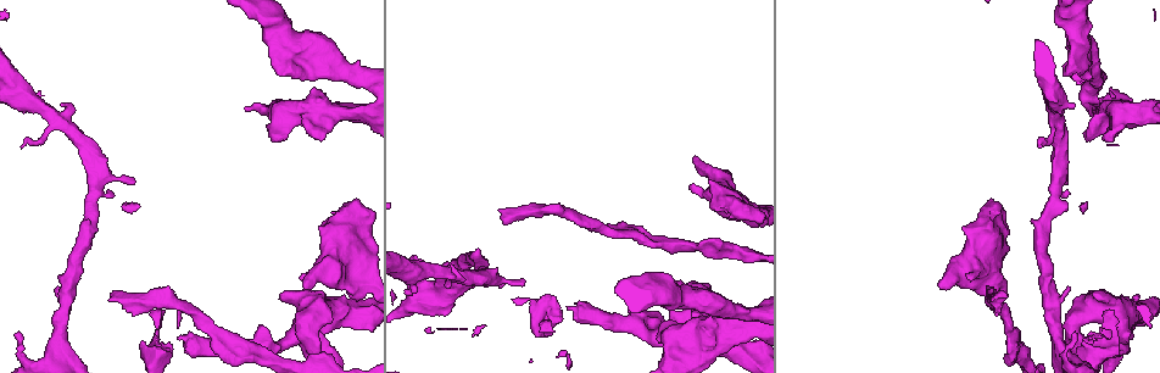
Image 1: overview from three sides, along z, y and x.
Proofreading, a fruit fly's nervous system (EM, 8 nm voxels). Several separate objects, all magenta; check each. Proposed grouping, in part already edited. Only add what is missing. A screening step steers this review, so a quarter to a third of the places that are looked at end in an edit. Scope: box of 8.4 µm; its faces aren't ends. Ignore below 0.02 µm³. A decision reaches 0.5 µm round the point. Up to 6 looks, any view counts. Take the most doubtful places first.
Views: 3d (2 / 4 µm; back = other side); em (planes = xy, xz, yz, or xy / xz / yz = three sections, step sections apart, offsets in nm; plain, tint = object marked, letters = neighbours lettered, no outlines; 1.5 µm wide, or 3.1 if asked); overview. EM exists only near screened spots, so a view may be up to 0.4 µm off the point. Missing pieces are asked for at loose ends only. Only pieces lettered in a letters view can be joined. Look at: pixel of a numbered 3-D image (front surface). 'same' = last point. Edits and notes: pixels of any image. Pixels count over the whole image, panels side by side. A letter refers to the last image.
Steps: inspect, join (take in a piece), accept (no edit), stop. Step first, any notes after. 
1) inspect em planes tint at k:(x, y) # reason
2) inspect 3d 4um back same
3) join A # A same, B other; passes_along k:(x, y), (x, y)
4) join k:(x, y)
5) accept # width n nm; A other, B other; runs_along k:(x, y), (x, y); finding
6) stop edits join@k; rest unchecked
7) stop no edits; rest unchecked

inspect 3d 4um at 1:(303, 274) # stops while still wide

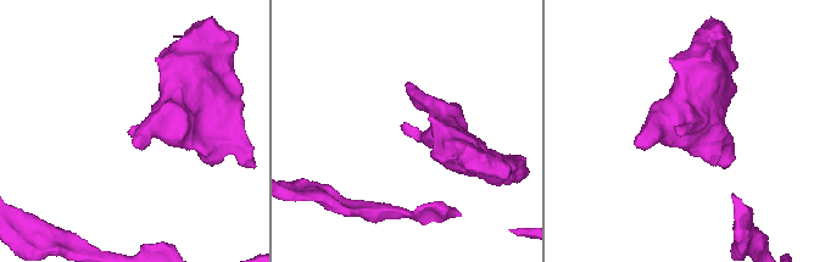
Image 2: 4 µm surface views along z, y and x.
inspect em planes letters at 2:(132, 126) # need the tissue

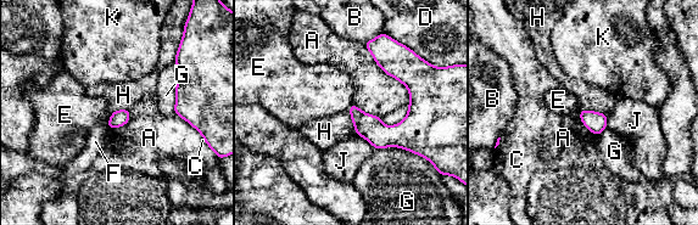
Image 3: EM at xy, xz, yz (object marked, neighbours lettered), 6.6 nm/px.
accept # A other, B other, C other, D other, E other, F other, G other, H other, J other, K other; runs_along 3:(369, 44), (414, 84), (424, 103); no lettered piece goes on from it

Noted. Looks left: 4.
inspect em planes letters at 1:(1064, 76) # branch stops here

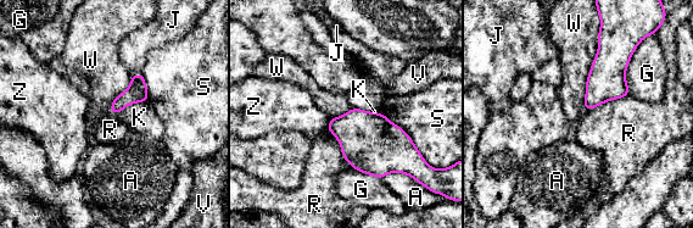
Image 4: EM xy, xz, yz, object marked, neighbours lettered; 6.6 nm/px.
accept # A other, G other, J other, K other, R other, S other, V other, W other, Z other; border 4:(599, 31), (585, 110); no lettered piece goes on from it

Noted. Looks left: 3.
inspect 3d 4um at 1:(57, 289) # branch stops here

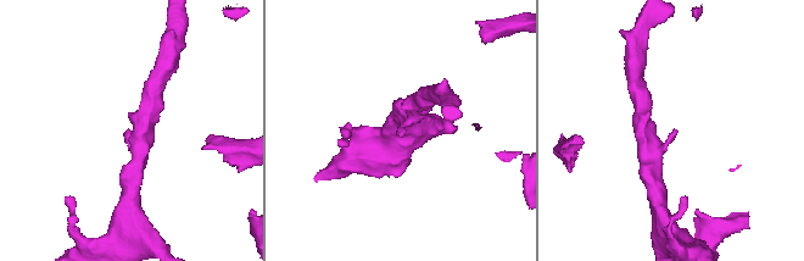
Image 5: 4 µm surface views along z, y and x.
inspect em xz step 4 letters at 5:(401, 137)

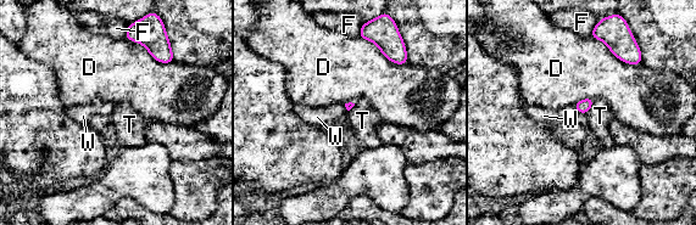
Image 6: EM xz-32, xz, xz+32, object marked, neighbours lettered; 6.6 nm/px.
accept # D other, F other, T other, W other; border 6:(594, 100), (585, 113); none of them fits

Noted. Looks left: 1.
stop no edits; rest unchecked

